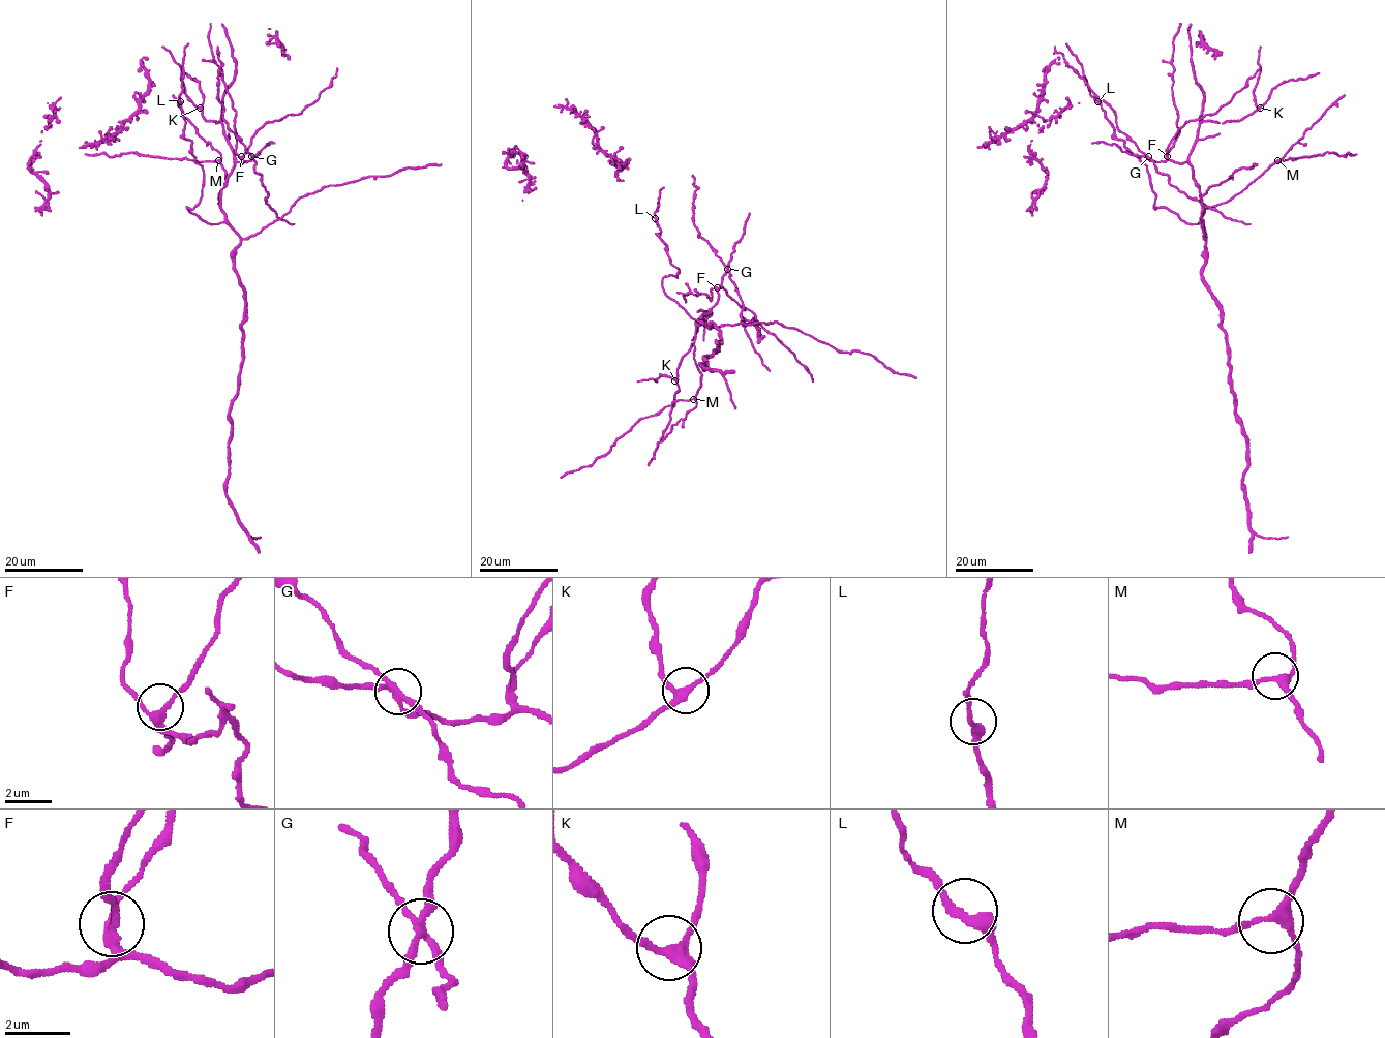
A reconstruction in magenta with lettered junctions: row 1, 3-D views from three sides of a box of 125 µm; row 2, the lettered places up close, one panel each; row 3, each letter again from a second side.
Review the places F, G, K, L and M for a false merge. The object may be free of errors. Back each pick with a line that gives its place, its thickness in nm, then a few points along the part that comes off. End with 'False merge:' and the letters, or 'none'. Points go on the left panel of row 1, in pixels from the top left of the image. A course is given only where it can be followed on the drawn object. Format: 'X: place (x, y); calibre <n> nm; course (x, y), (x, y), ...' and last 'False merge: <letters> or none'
G: place (251, 156); calibre 240 nm; course (252, 157), (222, 117), (223, 108), (218, 99), (220, 61), (217, 47)
False merge: G

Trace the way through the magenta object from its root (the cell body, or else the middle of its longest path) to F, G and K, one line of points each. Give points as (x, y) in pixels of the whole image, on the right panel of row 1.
F: (1148, 173), (1153, 208), (1166, 207), (1182, 220), (1198, 223), (1203, 208), (1193, 169), (1167, 156)
G: (1148, 173), (1154, 209), (1166, 207), (1188, 223), (1201, 220), (1202, 199), (1192, 166), (1148, 157)
K: (1148, 173), (1153, 208), (1198, 223), (1202, 199), (1188, 154), (1199, 125), (1239, 121), (1260, 108)

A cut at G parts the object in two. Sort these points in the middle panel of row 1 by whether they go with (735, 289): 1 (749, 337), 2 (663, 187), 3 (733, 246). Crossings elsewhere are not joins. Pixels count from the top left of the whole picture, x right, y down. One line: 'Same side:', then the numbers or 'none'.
Same side: 1

